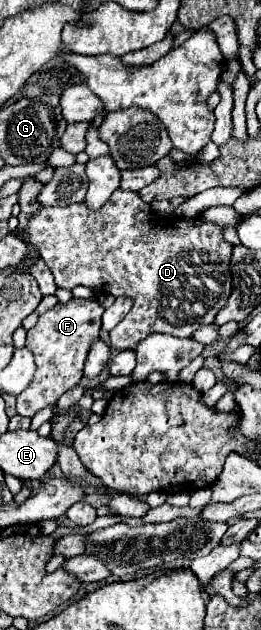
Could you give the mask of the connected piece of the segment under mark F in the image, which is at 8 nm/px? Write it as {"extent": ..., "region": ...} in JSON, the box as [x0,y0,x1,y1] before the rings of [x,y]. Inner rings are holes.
{"extent":[17,298,103,418],"region":[[[71,298],[67,304],[57,302],[51,310],[39,316],[37,324],[31,330],[27,330],[25,346],[33,352],[37,370],[33,374],[29,388],[25,388],[25,392],[17,396],[19,416],[31,418],[37,410],[49,404],[55,404],[69,388],[79,384],[83,376],[83,364],[87,358],[87,352],[93,340],[99,338],[101,316],[103,316],[103,306],[97,300]]]}

